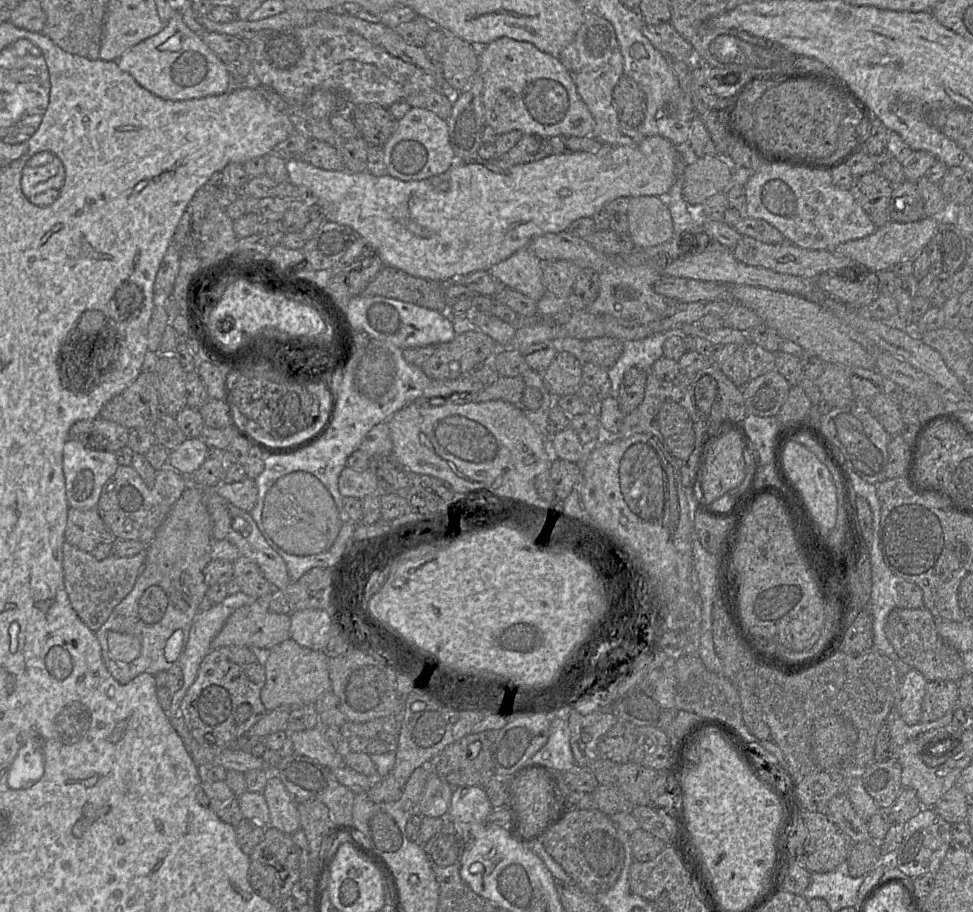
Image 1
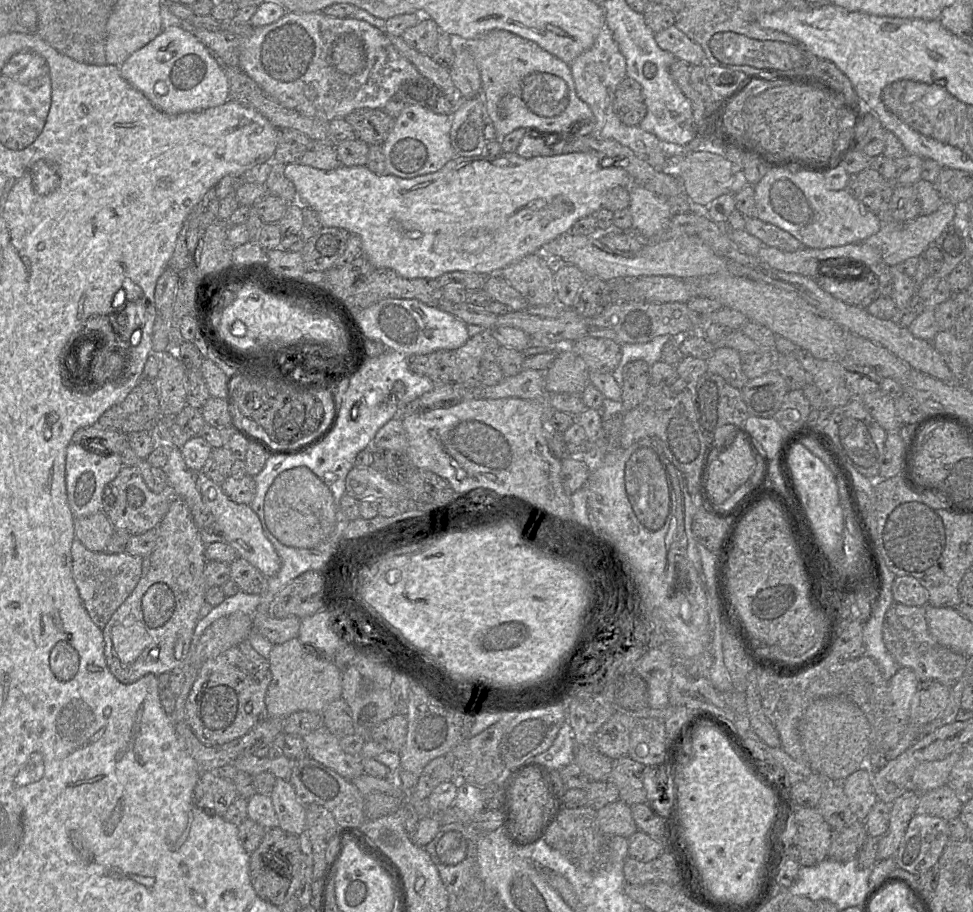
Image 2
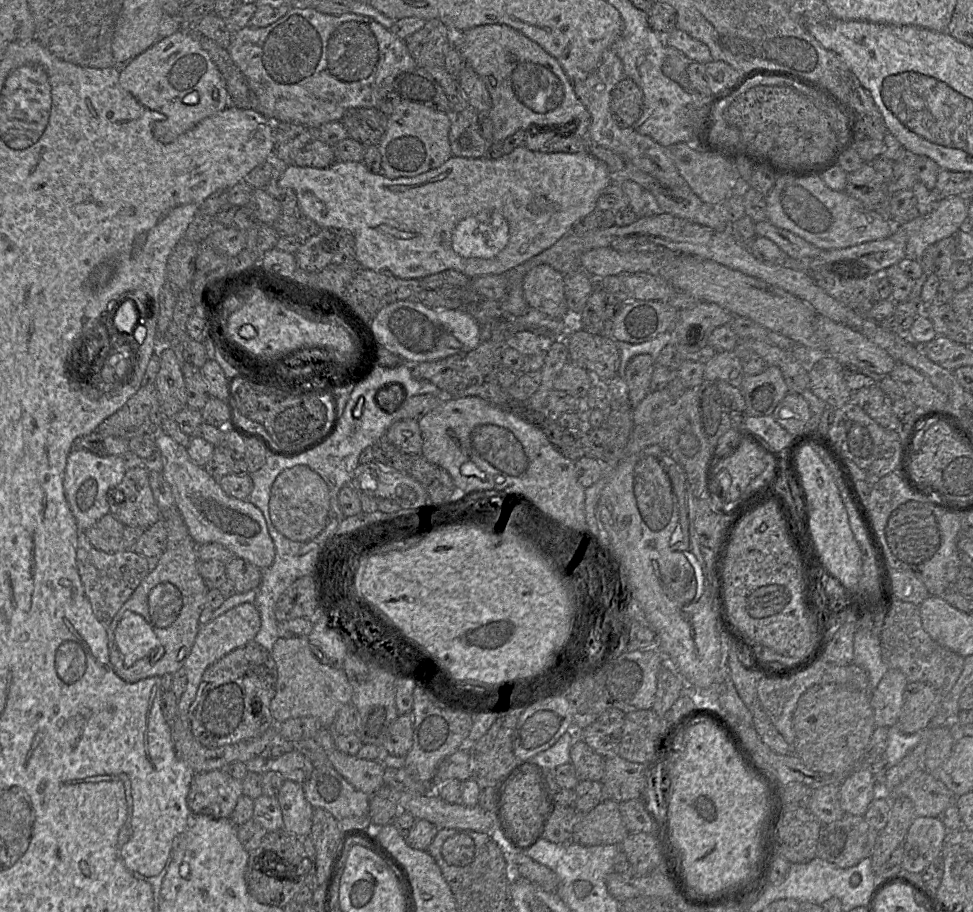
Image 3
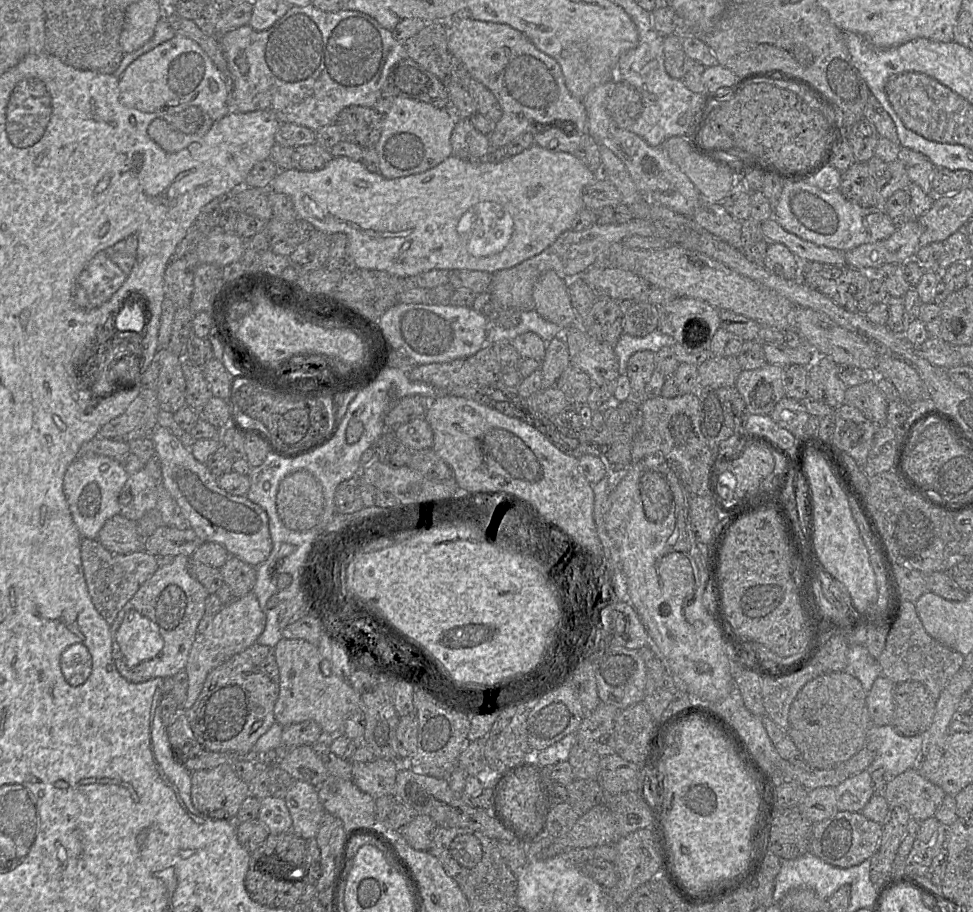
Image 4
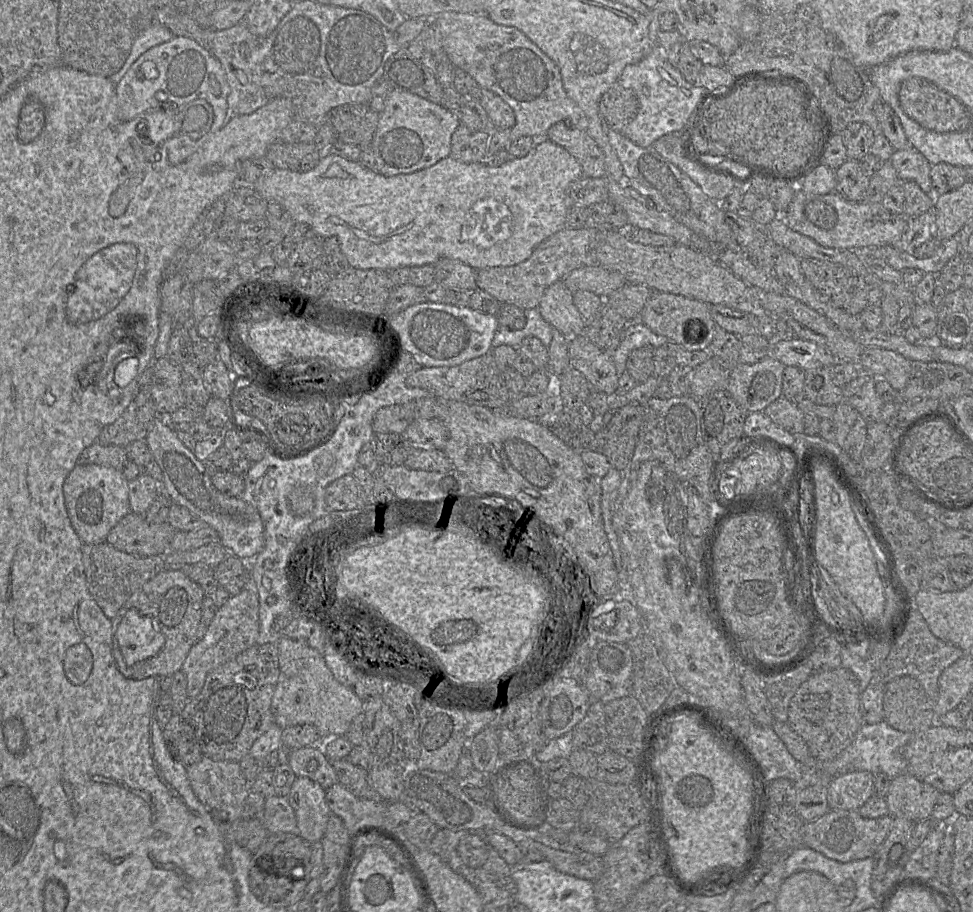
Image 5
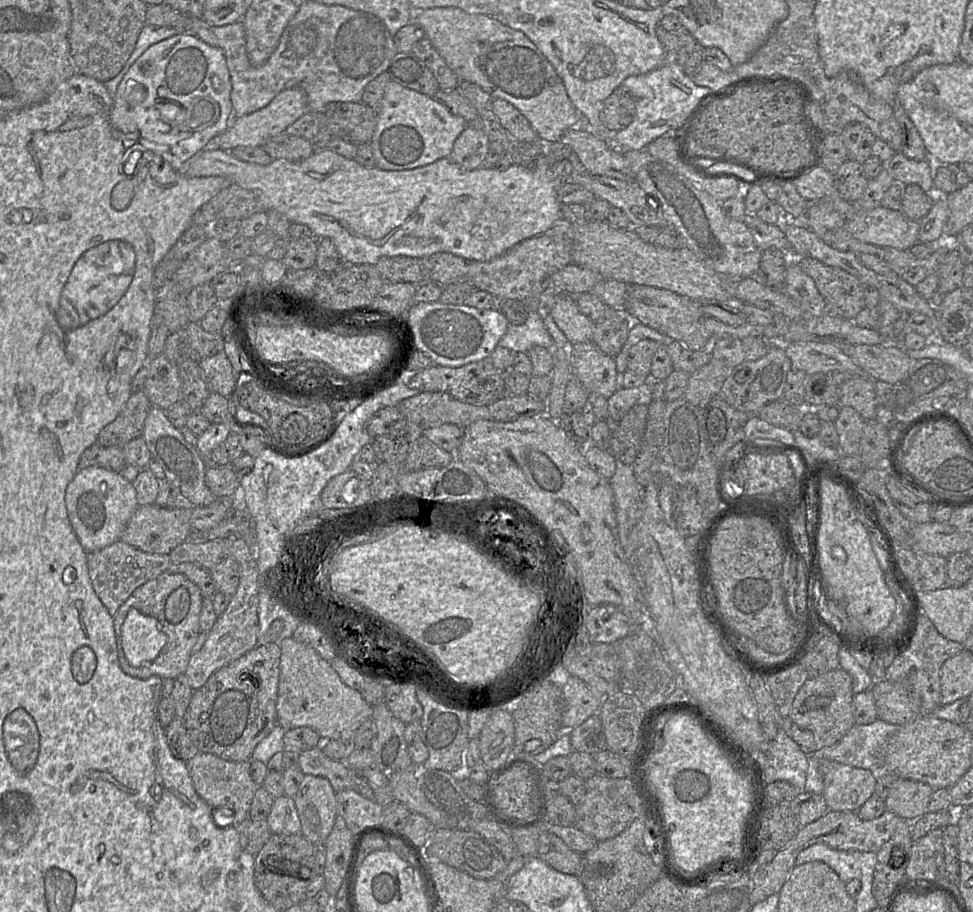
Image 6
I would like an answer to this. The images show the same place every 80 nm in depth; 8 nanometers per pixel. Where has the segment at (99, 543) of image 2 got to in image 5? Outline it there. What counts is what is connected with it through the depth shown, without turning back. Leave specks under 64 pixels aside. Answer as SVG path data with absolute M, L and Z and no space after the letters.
M130 512L111 529L105 542L133 555L164 555L170 551L175 532L168 522L150 524L144 515Z

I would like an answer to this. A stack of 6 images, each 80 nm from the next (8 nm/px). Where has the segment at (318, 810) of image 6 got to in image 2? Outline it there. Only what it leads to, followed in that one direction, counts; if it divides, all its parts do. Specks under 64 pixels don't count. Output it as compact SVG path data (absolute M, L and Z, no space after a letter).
M276 778L270 798L279 828L297 836L306 831L306 806L298 800L289 780Z

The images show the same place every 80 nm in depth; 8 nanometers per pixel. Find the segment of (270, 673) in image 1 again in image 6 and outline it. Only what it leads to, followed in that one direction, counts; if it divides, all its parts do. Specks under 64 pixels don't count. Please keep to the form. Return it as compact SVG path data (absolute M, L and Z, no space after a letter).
M287 637L280 641L279 645L281 657L276 701L277 724L285 730L310 727L319 734L323 741L337 740L351 744L358 727L366 719L371 719L373 706L365 701L360 691L347 686L332 668L331 663L322 658L308 644L295 640L293 637Z

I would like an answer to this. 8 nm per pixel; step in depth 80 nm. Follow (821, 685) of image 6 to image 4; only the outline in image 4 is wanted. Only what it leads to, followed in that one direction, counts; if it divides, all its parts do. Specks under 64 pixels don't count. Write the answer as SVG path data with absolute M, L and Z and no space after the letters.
M847 670L824 673L806 683L796 695L789 710L788 734L800 751L801 758L814 768L831 769L865 747L872 726L866 697L867 692L861 682Z

